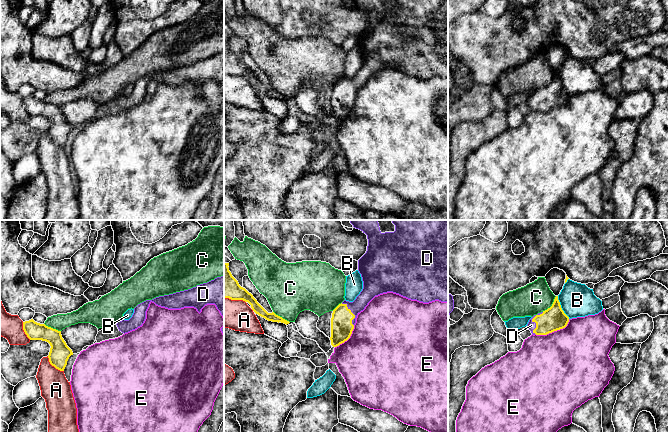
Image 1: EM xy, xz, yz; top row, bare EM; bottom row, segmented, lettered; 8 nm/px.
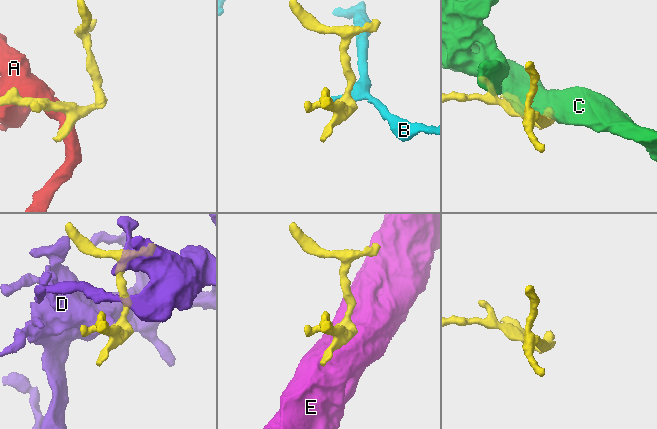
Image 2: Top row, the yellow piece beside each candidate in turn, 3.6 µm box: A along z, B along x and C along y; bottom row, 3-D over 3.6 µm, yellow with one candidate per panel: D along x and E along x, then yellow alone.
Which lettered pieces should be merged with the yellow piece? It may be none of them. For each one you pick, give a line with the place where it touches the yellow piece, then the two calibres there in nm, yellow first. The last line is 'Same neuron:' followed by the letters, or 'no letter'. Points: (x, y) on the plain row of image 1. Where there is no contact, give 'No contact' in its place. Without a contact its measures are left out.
D: Touches yellow at yz (533, 97). Thickness 190 nm (yellow) against 70 nm
Same neuron: D

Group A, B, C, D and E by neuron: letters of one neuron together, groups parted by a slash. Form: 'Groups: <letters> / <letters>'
Groups: A / B / C / D / E

